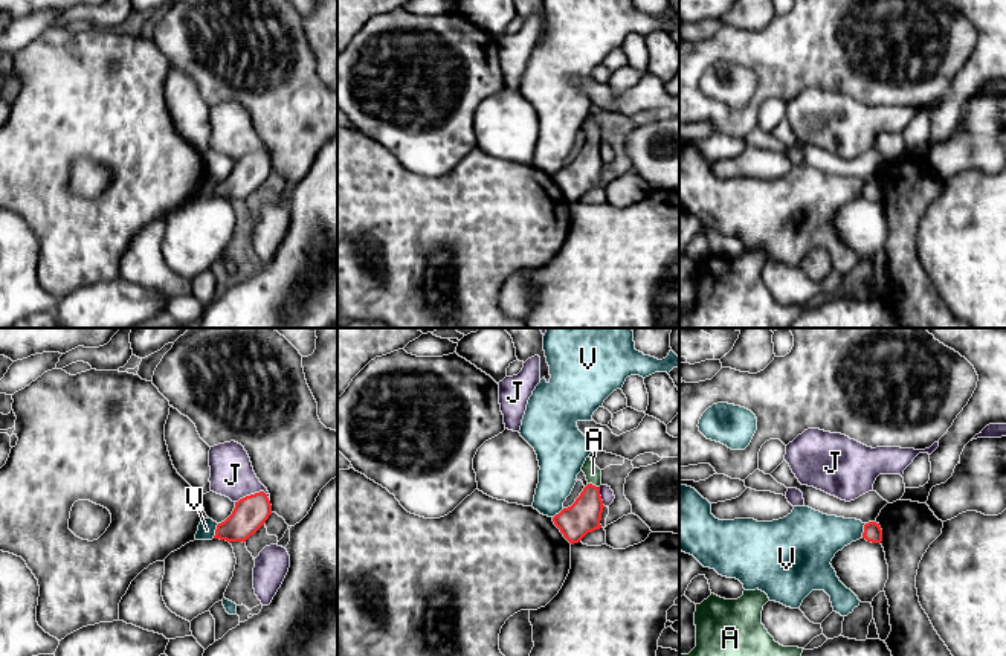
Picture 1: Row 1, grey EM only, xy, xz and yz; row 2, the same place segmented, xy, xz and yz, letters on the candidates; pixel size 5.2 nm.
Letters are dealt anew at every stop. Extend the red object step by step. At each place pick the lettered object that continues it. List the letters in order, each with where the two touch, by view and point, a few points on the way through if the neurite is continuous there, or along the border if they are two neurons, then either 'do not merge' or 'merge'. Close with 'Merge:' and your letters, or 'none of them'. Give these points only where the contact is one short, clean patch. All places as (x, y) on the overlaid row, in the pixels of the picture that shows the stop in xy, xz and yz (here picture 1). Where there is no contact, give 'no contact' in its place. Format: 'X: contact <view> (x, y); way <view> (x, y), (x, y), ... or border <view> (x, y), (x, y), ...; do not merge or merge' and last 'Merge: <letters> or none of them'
A: contact xz (594, 485); way xz (583, 516), (594, 485), (593, 473); merge
J: contact xy (252, 495); do not merge
V: contact xy (216, 531); border xy (219, 524), (212, 537); do not merge
Merge: A

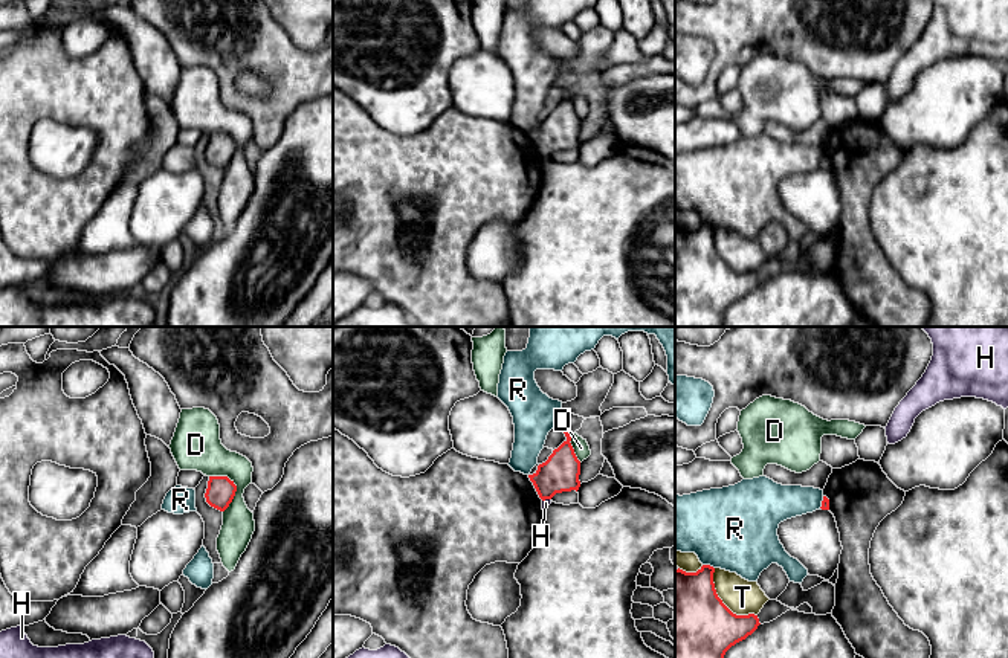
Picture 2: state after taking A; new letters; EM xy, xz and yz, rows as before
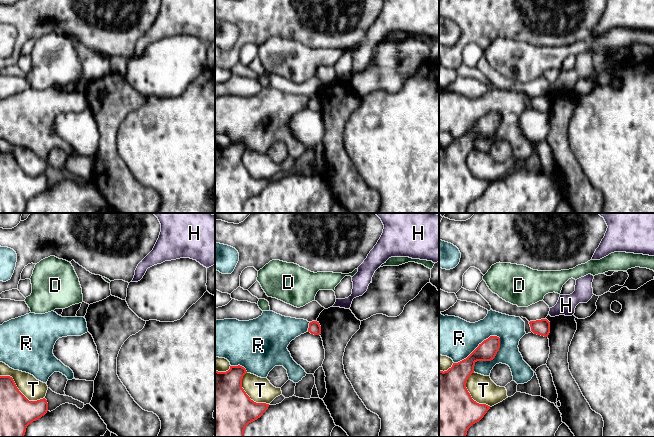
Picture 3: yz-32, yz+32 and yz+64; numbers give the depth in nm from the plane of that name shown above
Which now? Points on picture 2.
D: contact xy (235, 486); do not merge
H: contact xz (546, 498); do not merge
R: contact yz (709, 565); do not merge
T: contact yz (721, 602); do not merge
Merge: none of them

